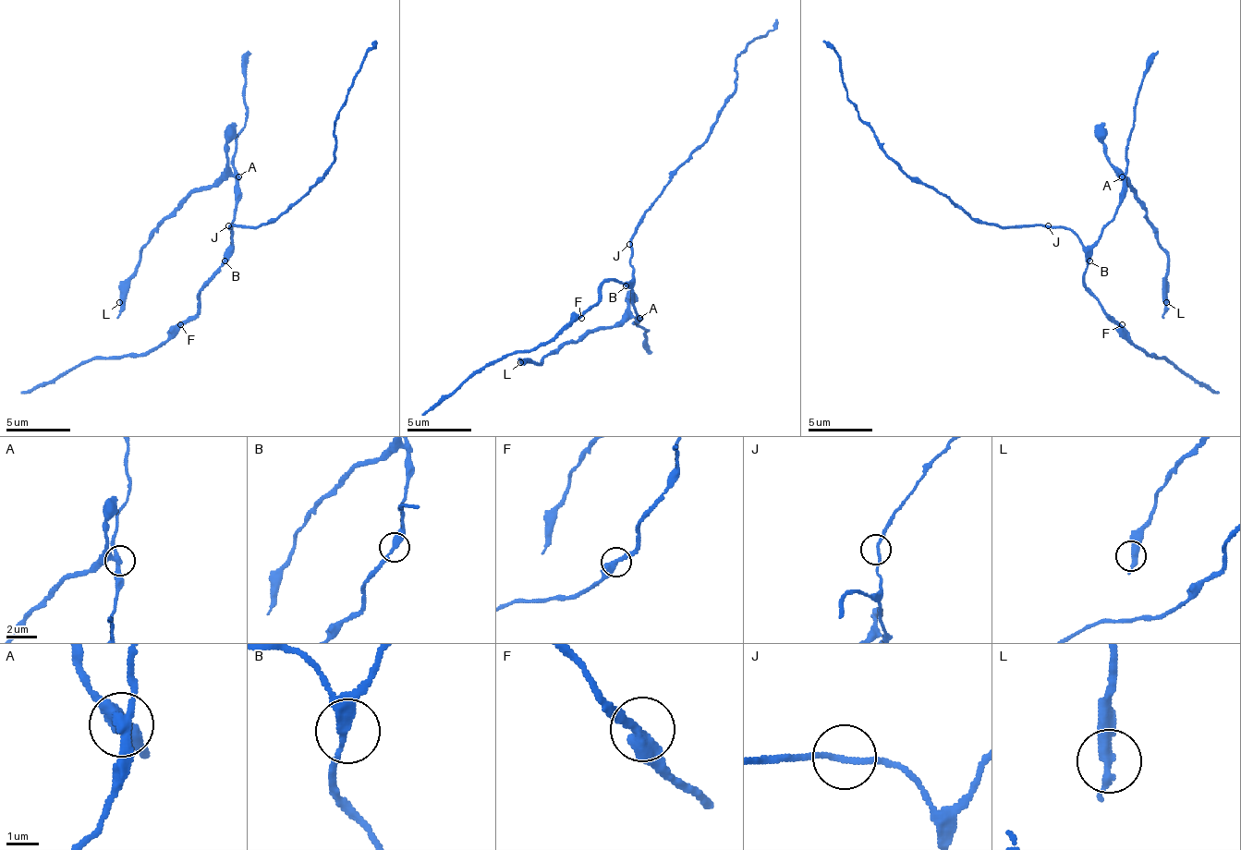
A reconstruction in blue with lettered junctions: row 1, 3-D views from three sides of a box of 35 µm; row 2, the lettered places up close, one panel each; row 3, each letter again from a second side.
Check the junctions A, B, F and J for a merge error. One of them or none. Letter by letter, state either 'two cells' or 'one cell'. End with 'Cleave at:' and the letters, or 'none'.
A: two cells
B: one cell
F: one cell
J: one cell
Cleave at: A

